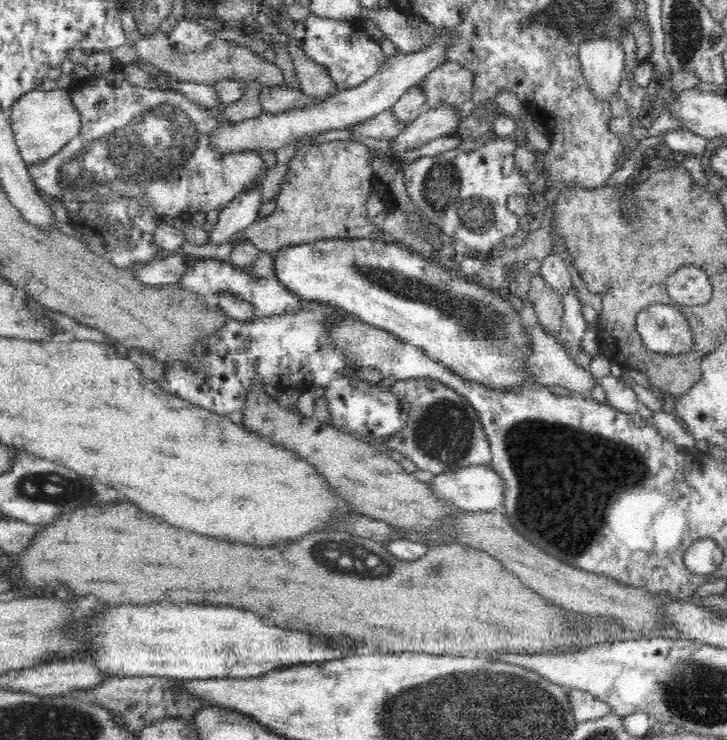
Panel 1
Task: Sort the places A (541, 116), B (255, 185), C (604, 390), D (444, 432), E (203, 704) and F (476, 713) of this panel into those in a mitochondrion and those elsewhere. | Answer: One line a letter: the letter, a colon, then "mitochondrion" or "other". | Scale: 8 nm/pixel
A: other
B: other
C: other
D: mitochondrion
E: other
F: mitochondrion

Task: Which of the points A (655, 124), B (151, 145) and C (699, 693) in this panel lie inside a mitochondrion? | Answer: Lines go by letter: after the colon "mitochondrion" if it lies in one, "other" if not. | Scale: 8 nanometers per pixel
A: other
B: mitochondrion
C: mitochondrion

